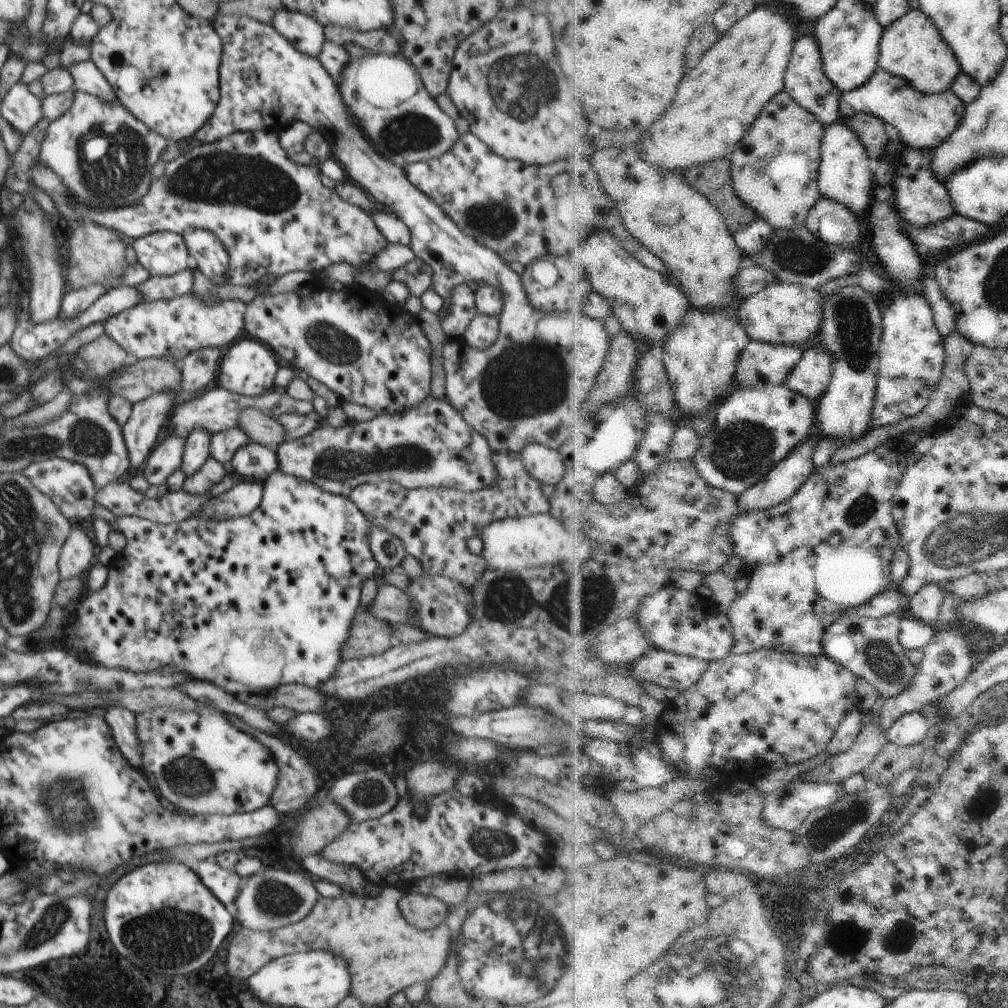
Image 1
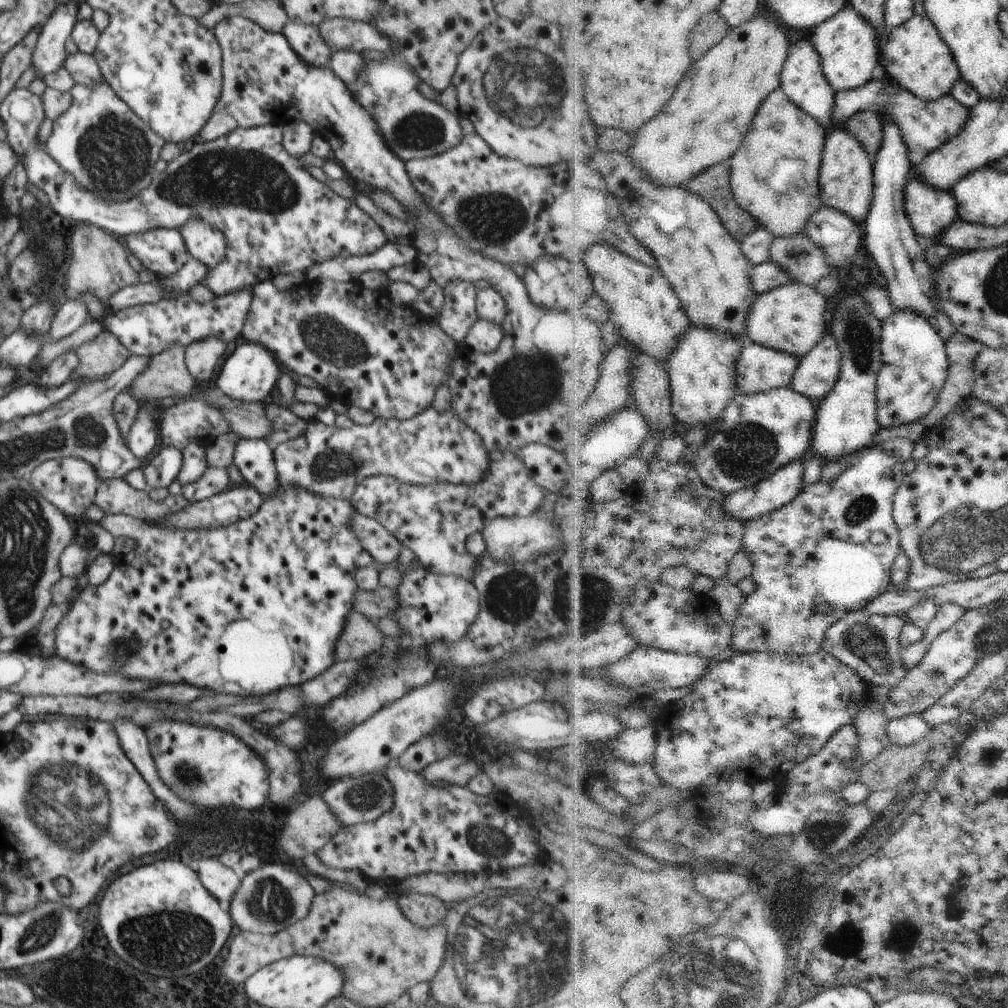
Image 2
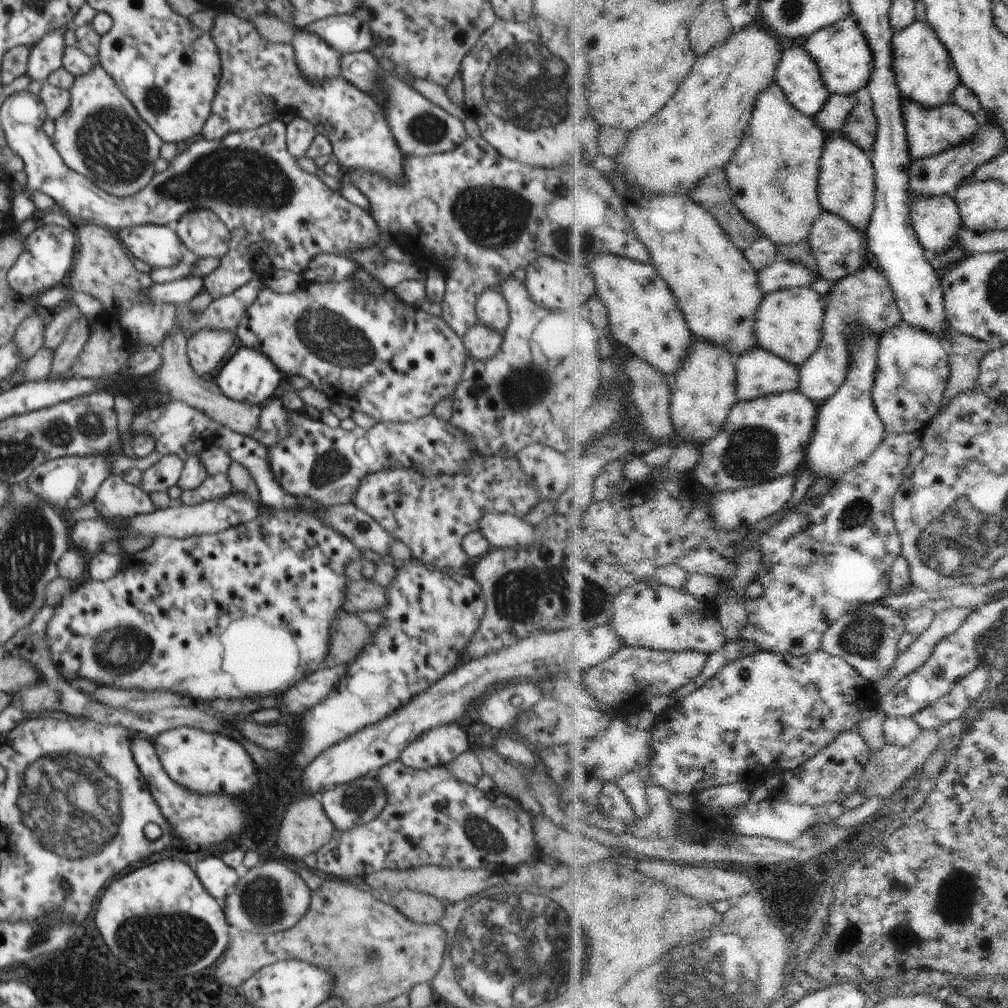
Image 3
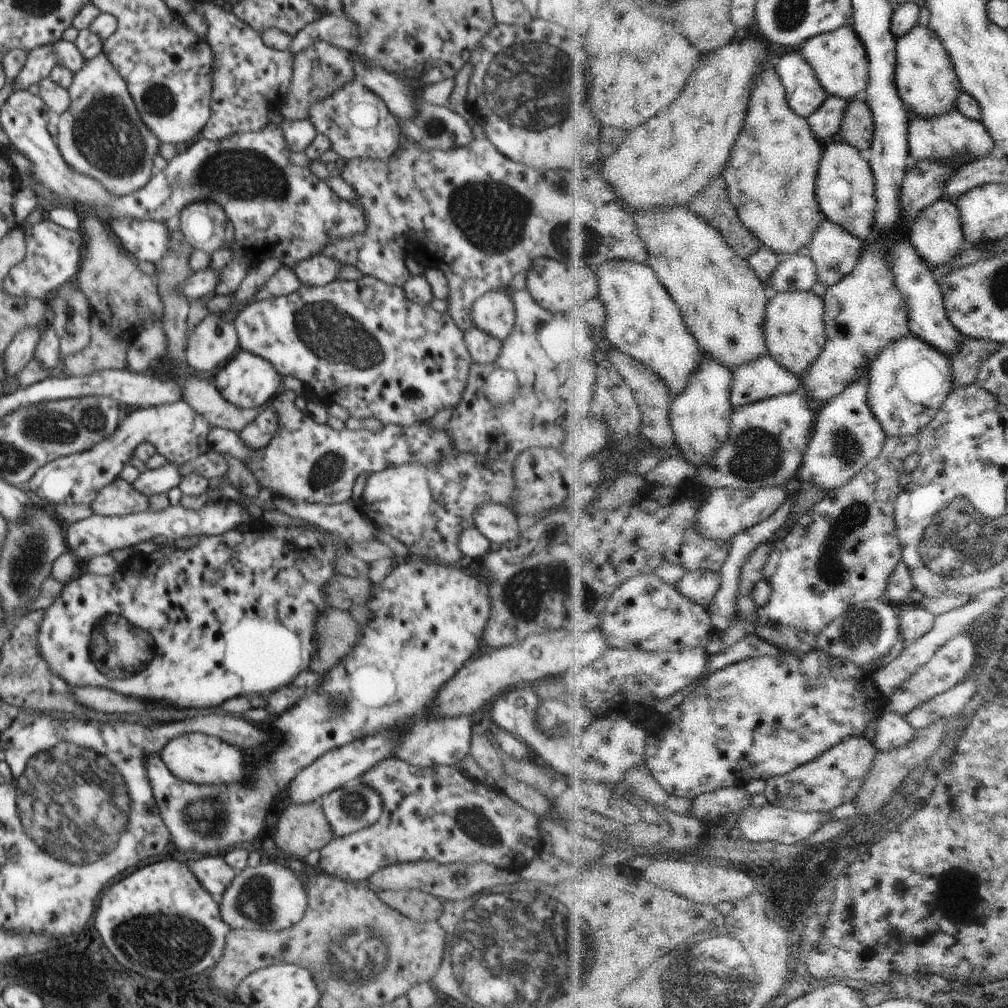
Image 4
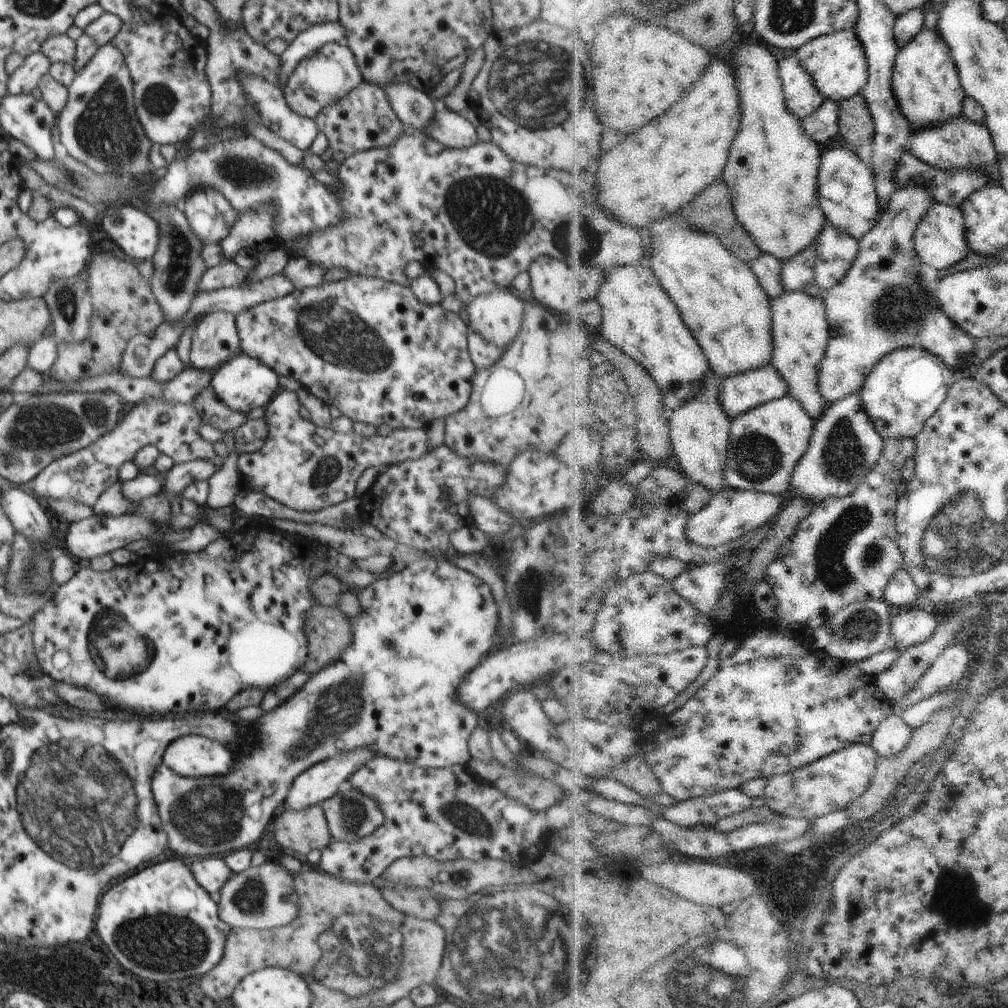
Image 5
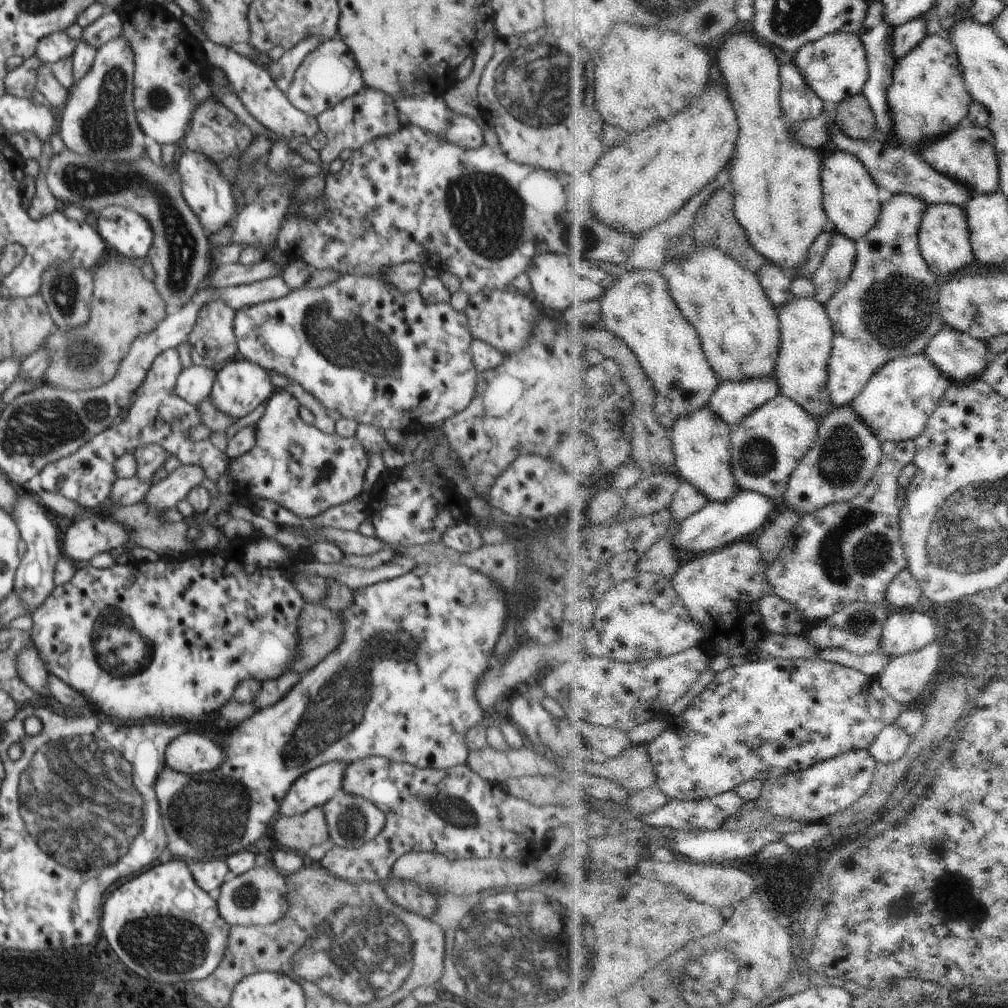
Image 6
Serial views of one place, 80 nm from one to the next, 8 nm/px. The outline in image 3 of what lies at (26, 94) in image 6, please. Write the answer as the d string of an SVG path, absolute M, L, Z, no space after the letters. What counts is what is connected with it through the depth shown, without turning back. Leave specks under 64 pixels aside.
M68 28L49 32L32 46L26 71L31 80L45 82L57 68L63 66L62 55L66 48L63 34L66 30Z

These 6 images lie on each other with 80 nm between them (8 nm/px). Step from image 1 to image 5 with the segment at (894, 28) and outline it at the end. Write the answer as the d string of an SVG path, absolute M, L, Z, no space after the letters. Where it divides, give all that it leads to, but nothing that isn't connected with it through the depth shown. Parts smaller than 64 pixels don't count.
M925 28L916 39L899 52L893 85L898 104L906 118L910 120L914 132L945 125L964 116L965 102L970 97L962 84L961 72L954 58L953 48L940 30L931 31Z

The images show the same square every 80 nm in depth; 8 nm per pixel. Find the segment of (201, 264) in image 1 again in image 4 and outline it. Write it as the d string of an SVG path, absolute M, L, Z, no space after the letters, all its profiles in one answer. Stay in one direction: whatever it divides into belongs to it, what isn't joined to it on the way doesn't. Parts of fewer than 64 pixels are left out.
M210 199L186 205L179 212L177 221L183 238L194 250L212 254L234 240L234 225L223 208Z

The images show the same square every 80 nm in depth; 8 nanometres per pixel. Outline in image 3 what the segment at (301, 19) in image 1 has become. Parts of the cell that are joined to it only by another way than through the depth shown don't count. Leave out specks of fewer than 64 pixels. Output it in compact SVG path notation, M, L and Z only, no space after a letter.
M296 29L291 42L300 76L309 83L321 83L341 76L342 55L315 34Z

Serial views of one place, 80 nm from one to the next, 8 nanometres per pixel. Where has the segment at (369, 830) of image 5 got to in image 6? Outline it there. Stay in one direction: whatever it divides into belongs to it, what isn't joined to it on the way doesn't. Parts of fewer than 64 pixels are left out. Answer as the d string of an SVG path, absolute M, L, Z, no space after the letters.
M342 788L338 789L334 796L323 806L326 822L329 830L329 838L334 846L340 848L362 846L364 842L375 839L385 827L386 817L381 809L364 797L349 795Z

